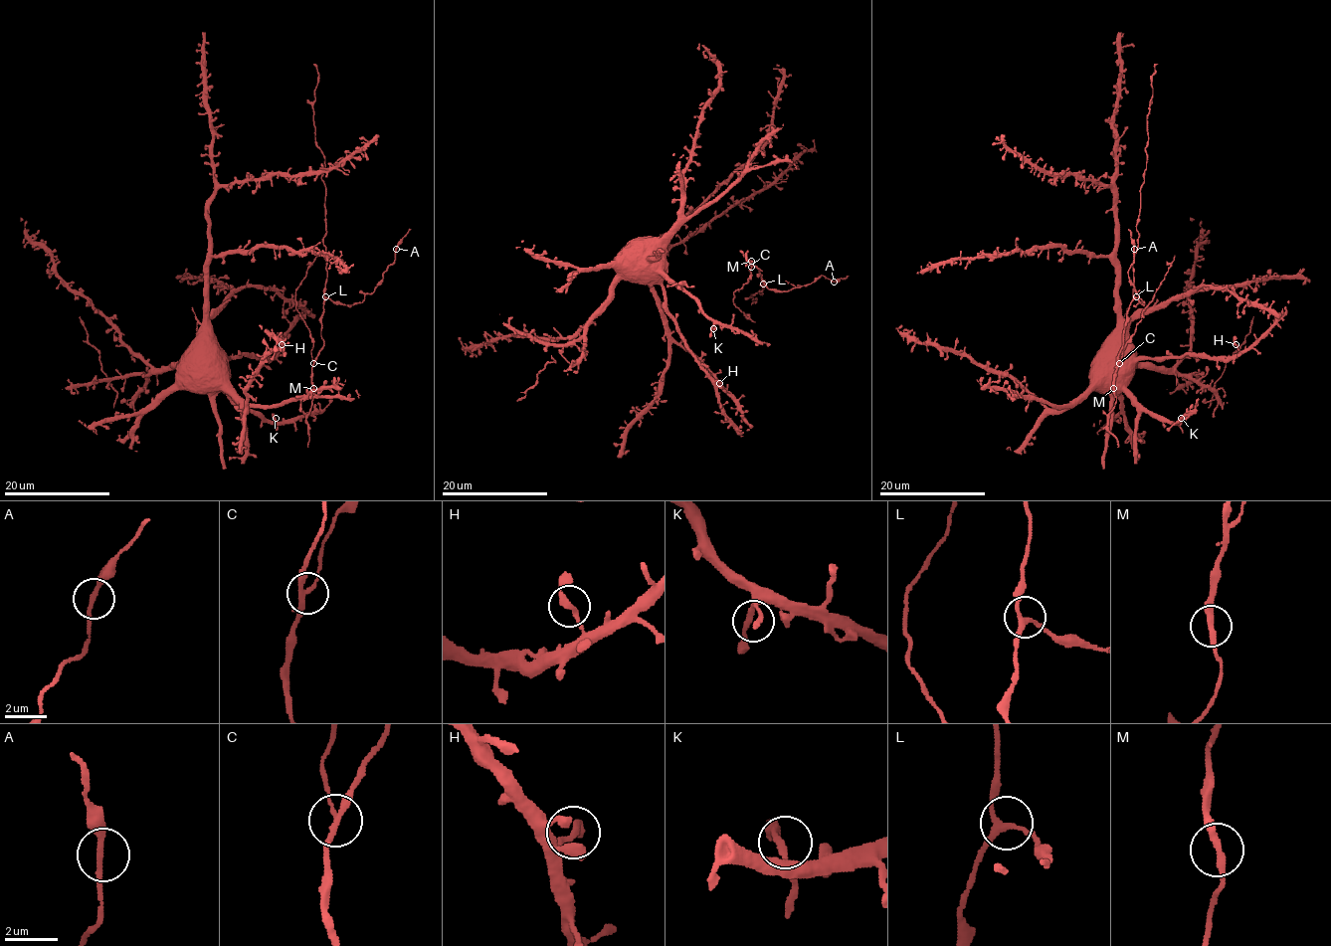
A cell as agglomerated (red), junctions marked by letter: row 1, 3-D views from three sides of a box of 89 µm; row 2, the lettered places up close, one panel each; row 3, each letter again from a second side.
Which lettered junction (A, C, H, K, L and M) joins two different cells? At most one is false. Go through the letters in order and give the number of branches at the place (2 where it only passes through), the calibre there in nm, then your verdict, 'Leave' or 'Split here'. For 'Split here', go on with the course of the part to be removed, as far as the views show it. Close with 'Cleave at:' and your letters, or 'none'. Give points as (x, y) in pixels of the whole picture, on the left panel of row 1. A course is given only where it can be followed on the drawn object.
A: Branches: 2. Thickness 240 nm. Leave
C: Branches: 3. Thickness 200 nm. Split here. Course of the part to remove: (313, 363), (312, 339), (296, 308), (295, 290), (317, 256)
H: Branches: 2. Thickness 240 nm. Leave
K: Branches: 2. Thickness 200 nm. Leave
L: Branches: 3. Thickness 200 nm. Leave
M: Branches: 2. Thickness 280 nm. Leave
Cleave at: C

